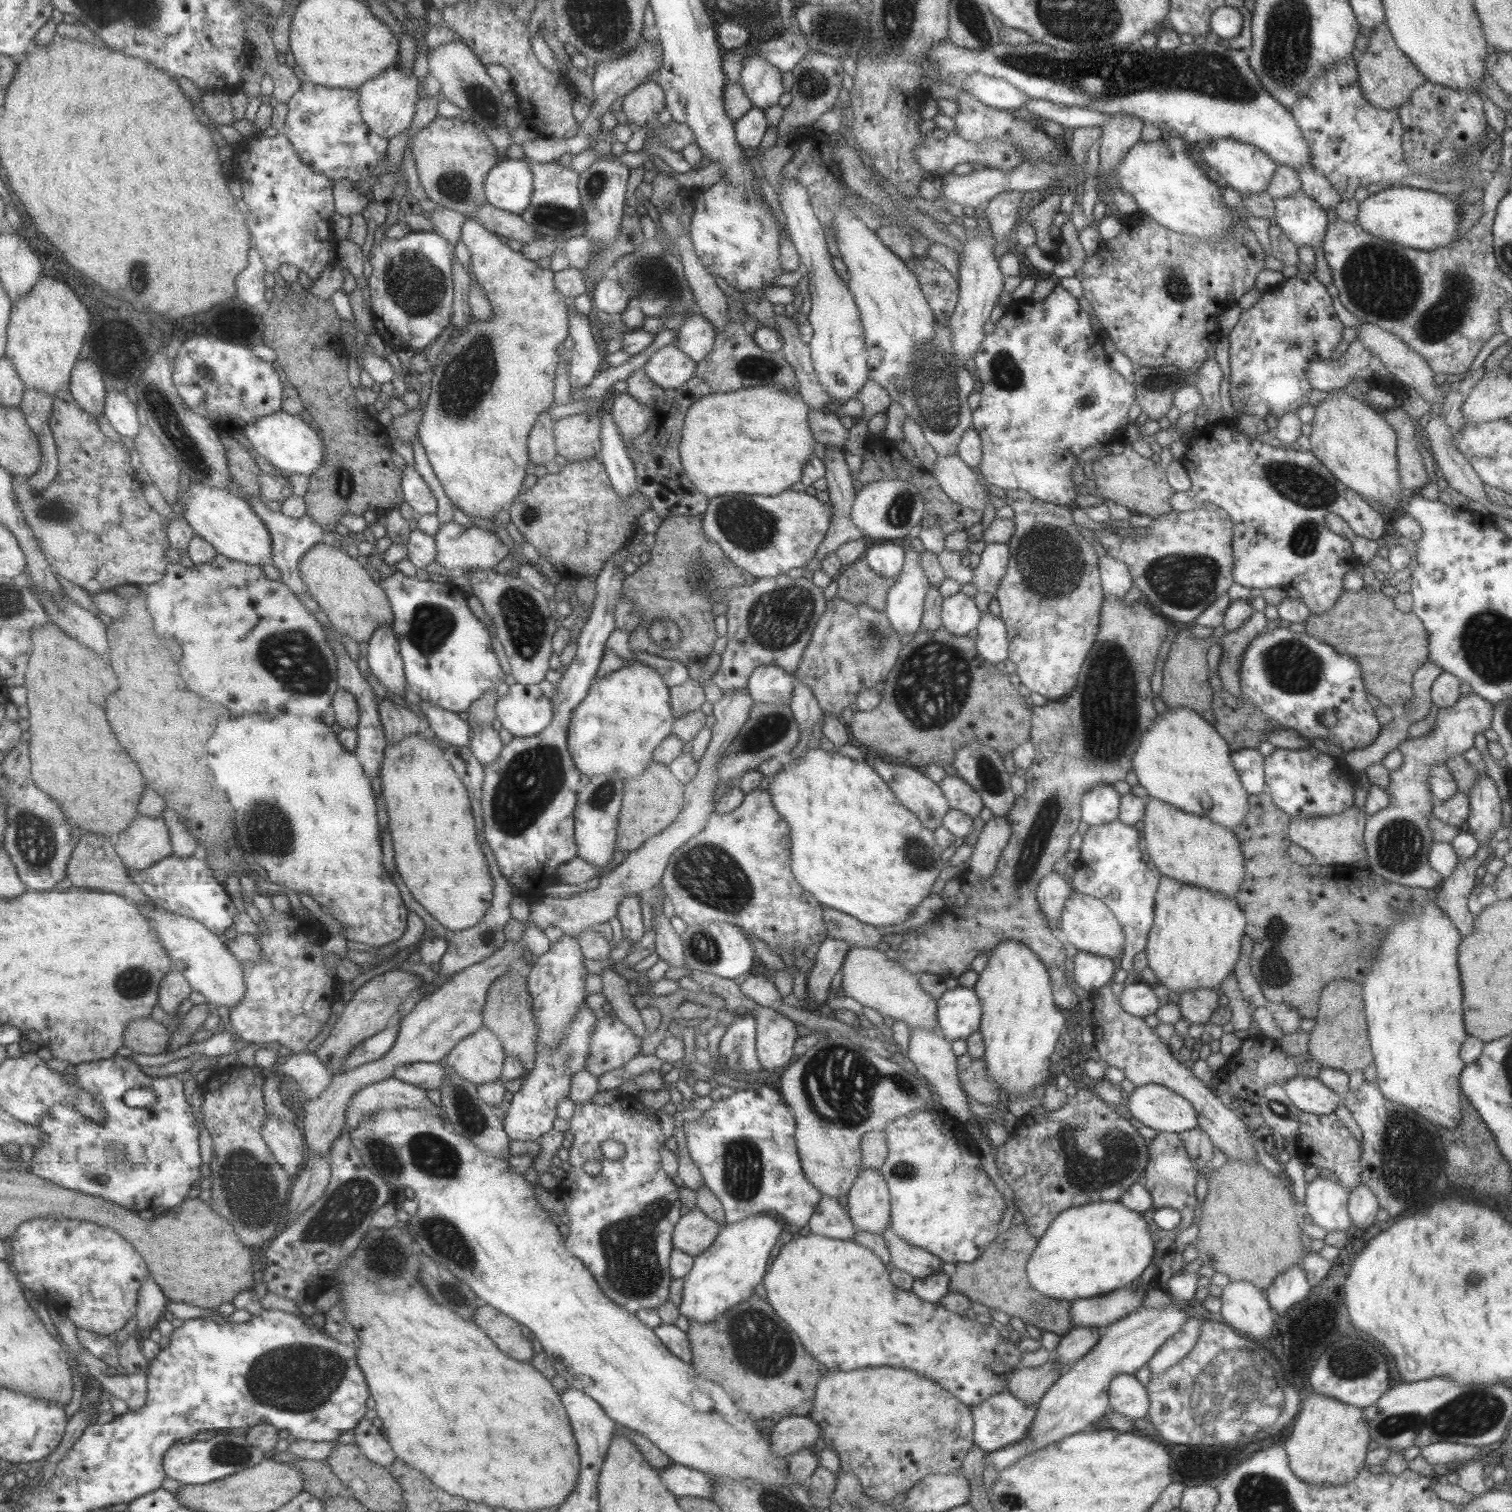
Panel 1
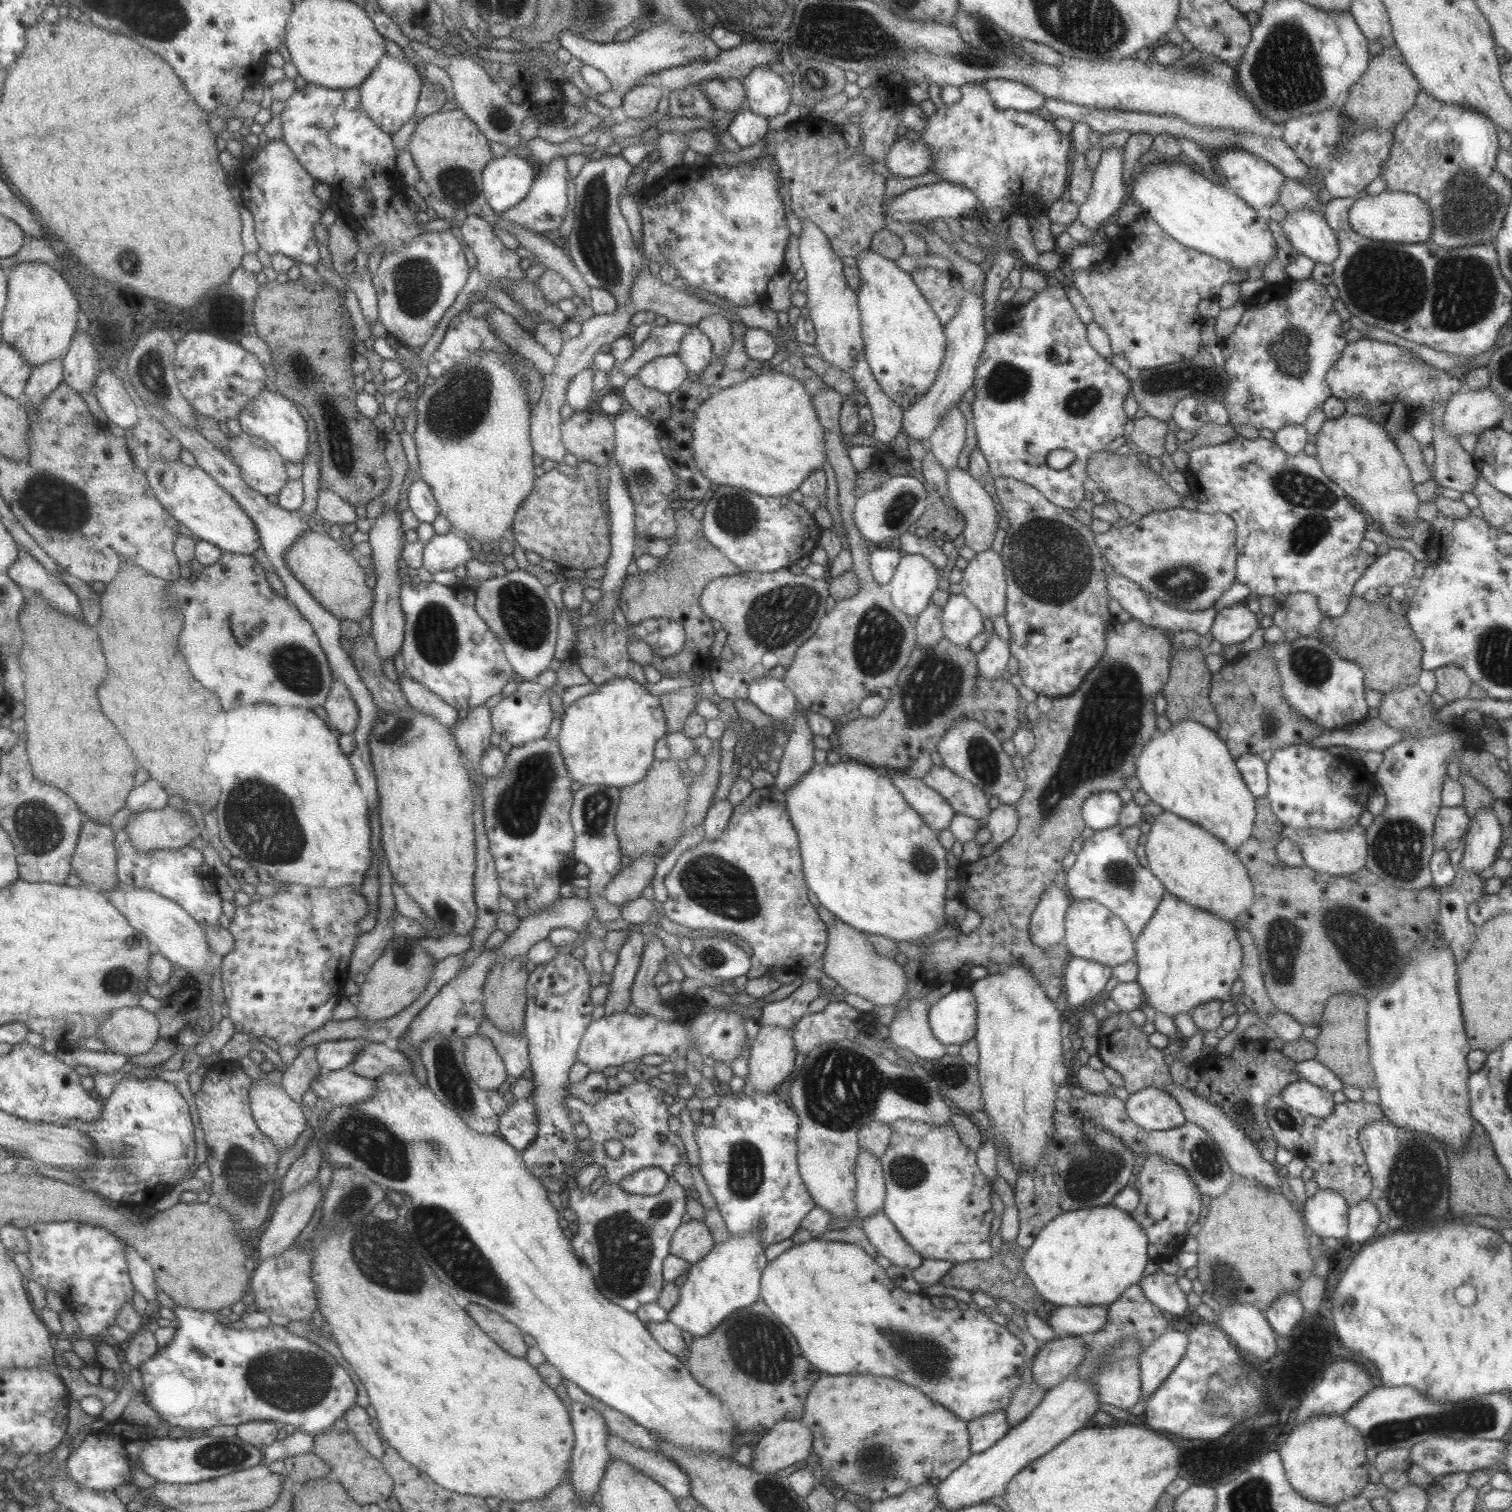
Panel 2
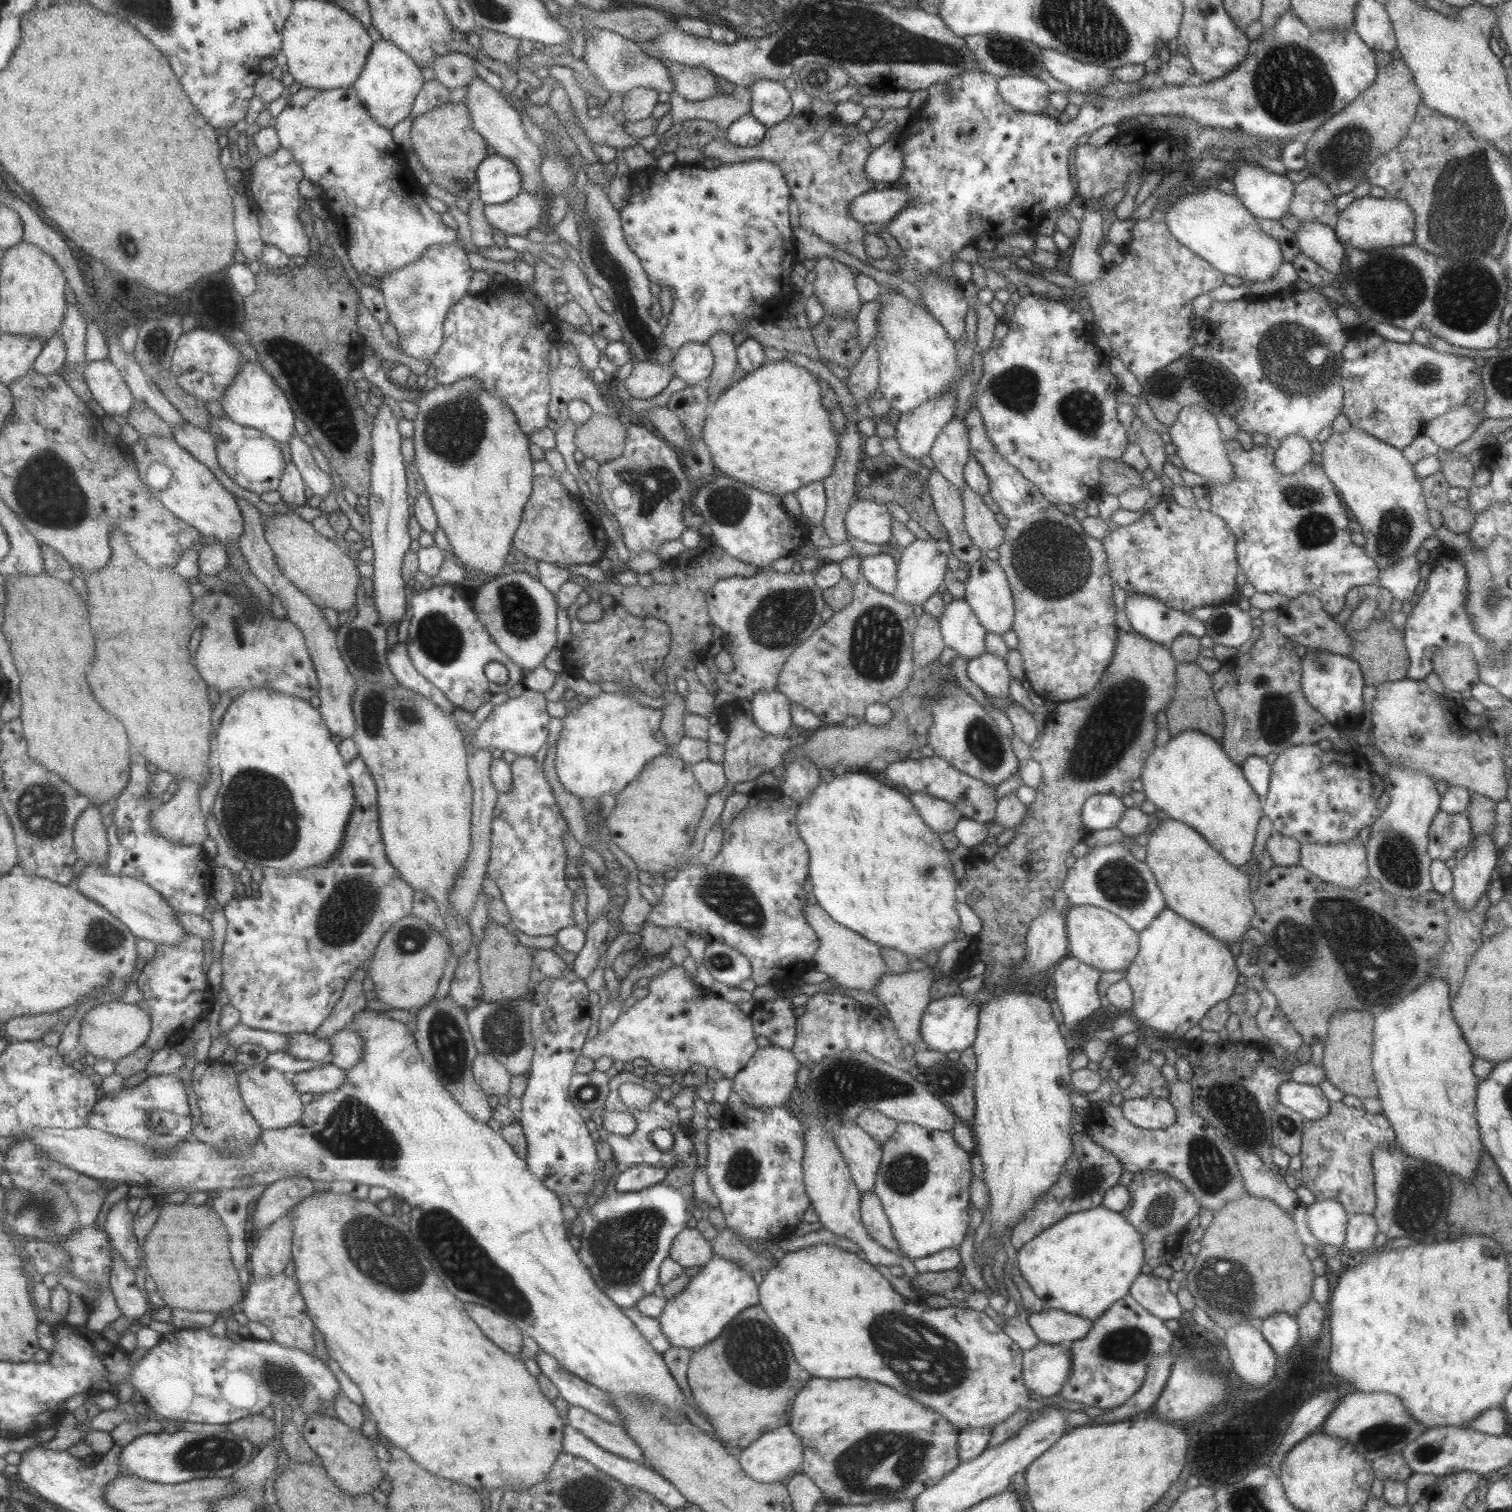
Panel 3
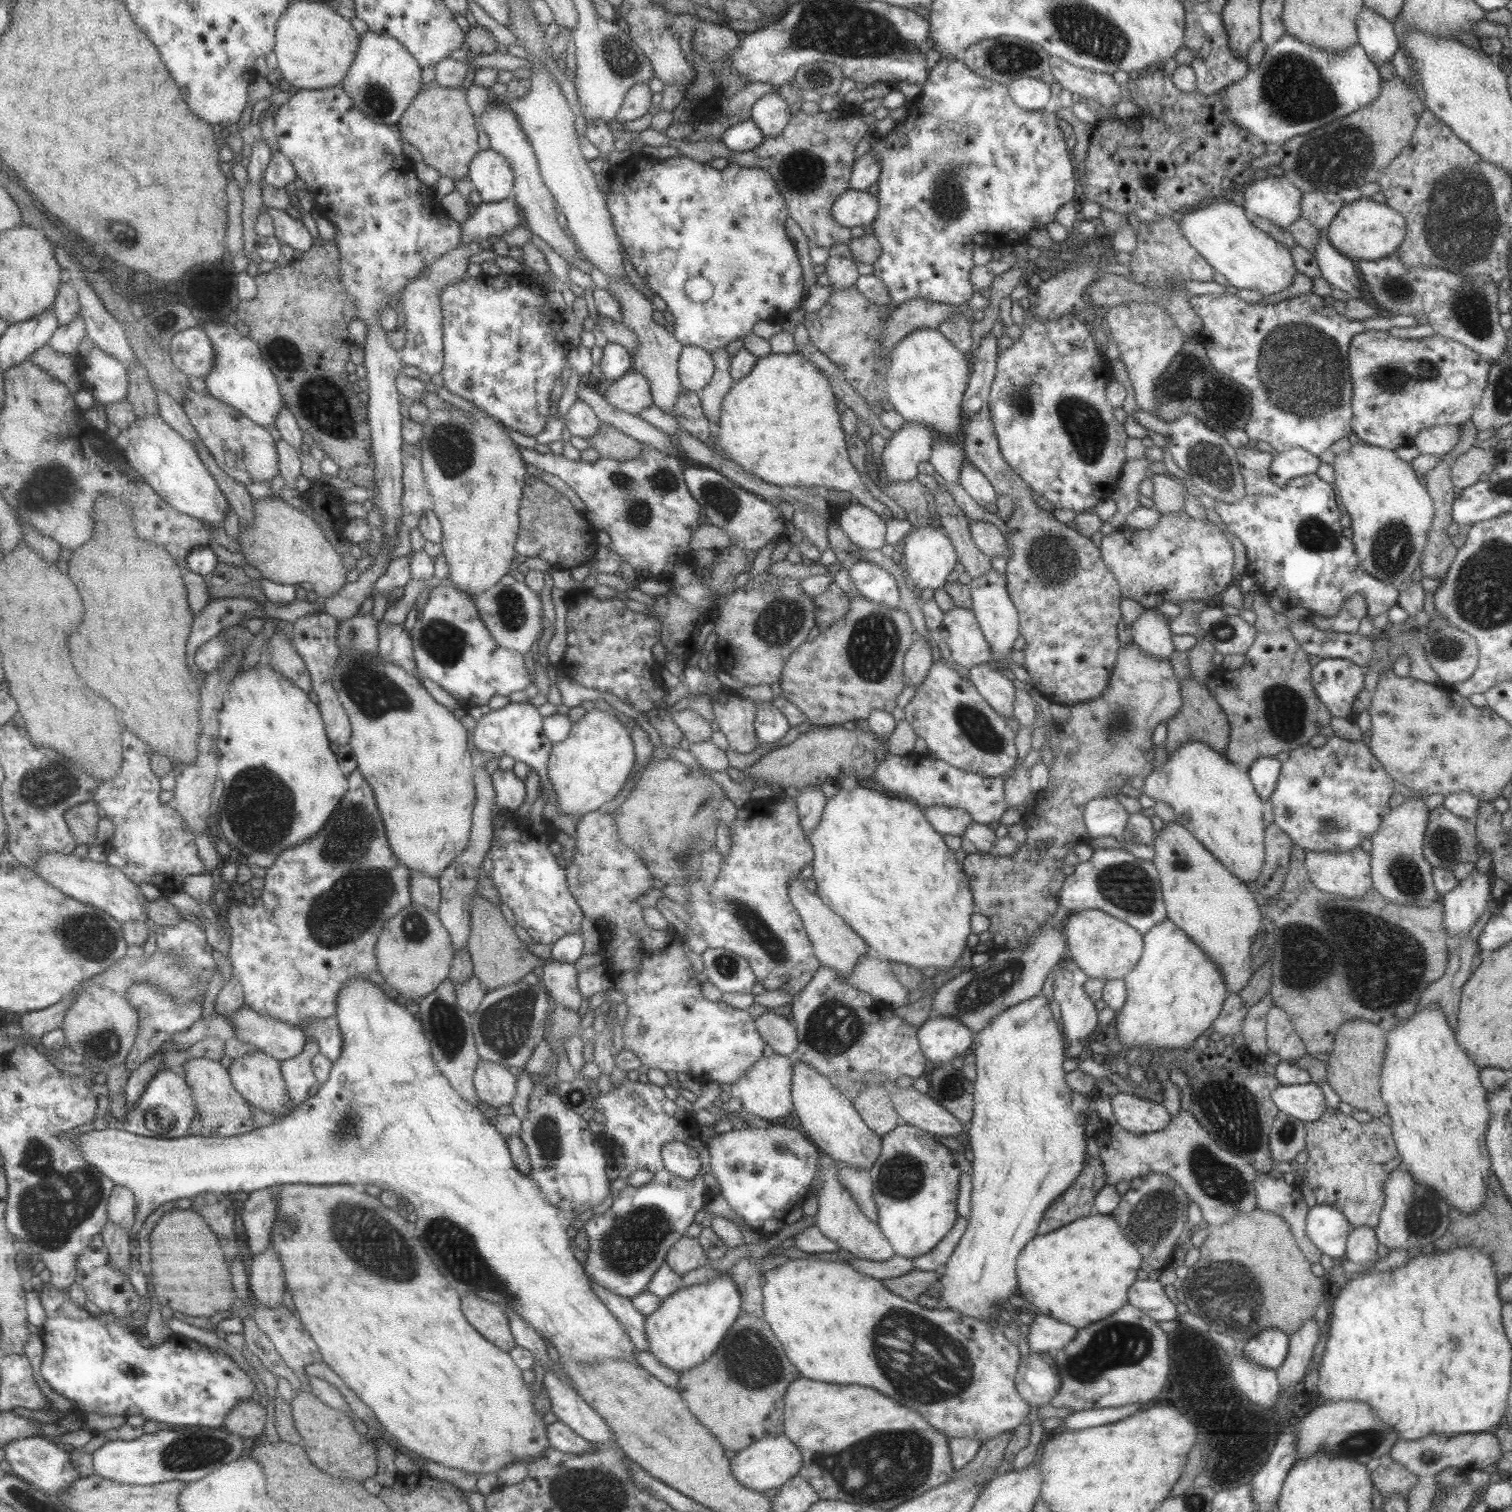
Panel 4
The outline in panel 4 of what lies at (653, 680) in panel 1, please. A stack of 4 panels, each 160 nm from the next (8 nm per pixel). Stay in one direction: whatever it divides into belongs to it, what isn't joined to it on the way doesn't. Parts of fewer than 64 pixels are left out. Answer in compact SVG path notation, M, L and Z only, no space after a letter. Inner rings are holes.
M593 708L578 722L571 723L569 735L561 742L552 743L552 747L546 762L548 781L557 796L557 808L562 814L580 812L585 814L600 810L605 803L613 800L617 792L623 789L627 775L632 772L635 765L633 745L630 733L618 722L617 718Z

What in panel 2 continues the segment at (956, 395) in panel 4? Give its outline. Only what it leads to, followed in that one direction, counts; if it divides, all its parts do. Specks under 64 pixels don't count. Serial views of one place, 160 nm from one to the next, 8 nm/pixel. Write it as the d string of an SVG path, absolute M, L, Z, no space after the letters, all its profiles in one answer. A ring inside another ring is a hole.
M869 251L856 259L860 286L856 291L860 312L860 331L865 360L879 388L902 411L933 384L944 357L946 340L944 327L923 298L920 290L892 260Z

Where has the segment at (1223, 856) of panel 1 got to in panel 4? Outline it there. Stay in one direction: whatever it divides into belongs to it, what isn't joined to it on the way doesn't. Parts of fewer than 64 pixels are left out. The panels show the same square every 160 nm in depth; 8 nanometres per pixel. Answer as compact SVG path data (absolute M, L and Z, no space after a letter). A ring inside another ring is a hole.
M1167 822L1158 831L1154 841L1152 842L1154 848L1154 857L1152 863L1158 870L1160 878L1160 887L1162 890L1162 899L1166 910L1166 918L1168 918L1178 930L1183 931L1185 935L1189 936L1189 940L1199 949L1203 954L1212 960L1212 963L1220 970L1222 979L1225 983L1227 992L1238 993L1247 983L1251 973L1251 961L1255 956L1254 950L1256 948L1259 937L1263 934L1263 926L1261 919L1263 916L1260 914L1260 908L1253 899L1253 893L1249 892L1246 885L1243 884L1236 876L1233 876L1205 847L1188 831L1184 826L1177 822Z

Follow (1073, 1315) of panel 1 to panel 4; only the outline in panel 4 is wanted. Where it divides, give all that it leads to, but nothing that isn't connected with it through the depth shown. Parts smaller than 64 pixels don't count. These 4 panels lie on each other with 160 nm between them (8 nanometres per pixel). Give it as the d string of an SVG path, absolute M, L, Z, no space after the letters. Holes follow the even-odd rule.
M1045 1314L1029 1315L1029 1332L1024 1336L1029 1352L1049 1353L1049 1350L1061 1350L1076 1333L1077 1328Z

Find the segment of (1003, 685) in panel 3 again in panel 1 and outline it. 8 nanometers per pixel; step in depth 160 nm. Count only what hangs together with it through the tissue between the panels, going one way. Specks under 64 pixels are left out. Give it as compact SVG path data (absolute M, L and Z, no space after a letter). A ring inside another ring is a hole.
M988 611L980 615L976 628L975 647L981 659L996 665L1007 659L1007 635L1004 622Z

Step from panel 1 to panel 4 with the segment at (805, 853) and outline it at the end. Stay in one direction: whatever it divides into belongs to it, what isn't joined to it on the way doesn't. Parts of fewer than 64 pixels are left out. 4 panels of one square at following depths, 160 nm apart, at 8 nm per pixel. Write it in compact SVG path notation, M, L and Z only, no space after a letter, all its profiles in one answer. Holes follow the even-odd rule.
M857 785L851 791L839 788L839 791L830 799L827 799L821 813L817 828L807 834L809 842L812 844L812 876L816 882L814 893L828 906L837 916L848 924L850 930L857 934L868 947L875 950L881 958L888 962L900 962L907 966L912 966L920 971L925 968L937 968L945 971L953 967L955 960L963 954L967 948L967 936L971 934L969 930L970 918L974 909L973 897L969 892L969 880L963 869L955 860L955 853L944 843L942 834L935 832L929 821L925 818L922 808L912 801L904 798L897 798L885 792L875 792Z

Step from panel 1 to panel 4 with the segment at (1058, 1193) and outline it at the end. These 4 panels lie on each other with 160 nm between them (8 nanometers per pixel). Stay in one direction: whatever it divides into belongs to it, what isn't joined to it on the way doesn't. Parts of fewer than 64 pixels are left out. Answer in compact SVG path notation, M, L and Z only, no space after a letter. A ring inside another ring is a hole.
M1085 1156L1083 1169L1059 1197L1053 1200L1039 1224L1036 1234L1047 1234L1060 1226L1065 1226L1078 1218L1093 1213L1093 1202L1097 1192L1105 1185L1105 1172L1099 1158Z

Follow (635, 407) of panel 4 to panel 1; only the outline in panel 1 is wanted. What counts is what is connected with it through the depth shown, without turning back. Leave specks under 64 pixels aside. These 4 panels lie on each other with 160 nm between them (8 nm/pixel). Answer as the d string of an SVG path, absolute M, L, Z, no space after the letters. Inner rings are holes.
M674 343L650 354L642 369L657 386L667 390L675 389L693 377L695 367L696 363Z

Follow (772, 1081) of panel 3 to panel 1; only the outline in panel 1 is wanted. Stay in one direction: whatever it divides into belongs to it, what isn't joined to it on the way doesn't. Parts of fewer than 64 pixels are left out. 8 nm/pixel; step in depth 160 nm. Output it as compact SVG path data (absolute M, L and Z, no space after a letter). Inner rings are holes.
M760 1006L752 1013L756 1022L756 1057L765 1076L793 1061L793 1044L798 1035L793 1021L775 1009Z

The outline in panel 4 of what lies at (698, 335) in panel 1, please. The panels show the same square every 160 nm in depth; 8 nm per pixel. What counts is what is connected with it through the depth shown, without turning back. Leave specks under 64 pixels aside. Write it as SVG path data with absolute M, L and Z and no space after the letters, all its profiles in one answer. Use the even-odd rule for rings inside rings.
M683 346L677 374L682 388L699 392L707 386L714 371L712 356L699 346Z

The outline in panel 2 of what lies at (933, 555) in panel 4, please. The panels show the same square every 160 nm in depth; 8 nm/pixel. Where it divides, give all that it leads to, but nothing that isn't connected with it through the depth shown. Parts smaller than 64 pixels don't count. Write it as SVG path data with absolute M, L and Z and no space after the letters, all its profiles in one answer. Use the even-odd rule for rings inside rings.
M906 553L900 558L887 590L903 614L917 616L937 589L938 569L924 556Z

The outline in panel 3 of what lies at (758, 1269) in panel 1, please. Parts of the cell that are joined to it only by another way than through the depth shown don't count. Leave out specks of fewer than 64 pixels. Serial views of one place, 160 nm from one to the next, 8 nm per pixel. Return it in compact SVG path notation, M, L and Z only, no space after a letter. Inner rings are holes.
M714 1255L701 1267L696 1276L689 1279L689 1283L679 1294L666 1299L661 1314L657 1316L662 1335L671 1348L701 1348L711 1342L723 1330L723 1327L745 1308L758 1304L758 1276L752 1276L743 1267L737 1266L737 1262L729 1262L722 1256Z

